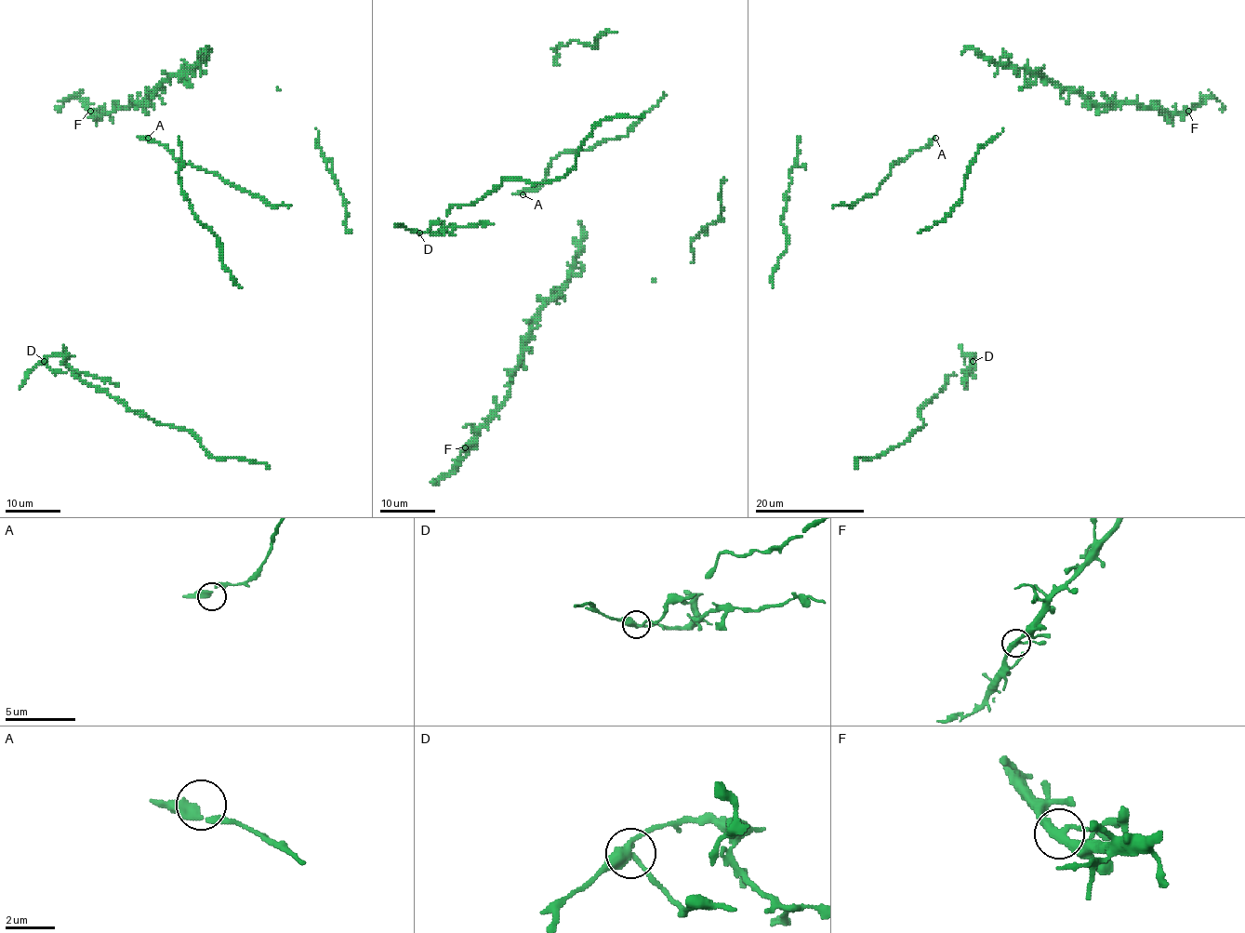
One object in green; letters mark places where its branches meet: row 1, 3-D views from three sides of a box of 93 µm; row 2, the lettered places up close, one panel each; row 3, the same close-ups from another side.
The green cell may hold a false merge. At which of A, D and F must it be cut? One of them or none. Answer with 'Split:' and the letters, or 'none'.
Split: D

